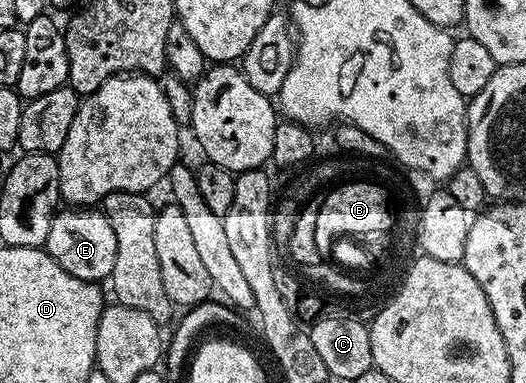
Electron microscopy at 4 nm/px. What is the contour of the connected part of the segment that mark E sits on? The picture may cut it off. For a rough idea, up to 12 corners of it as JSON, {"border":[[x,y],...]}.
{"border":[[58,211],[43,248],[67,274],[113,275],[104,211]]}

